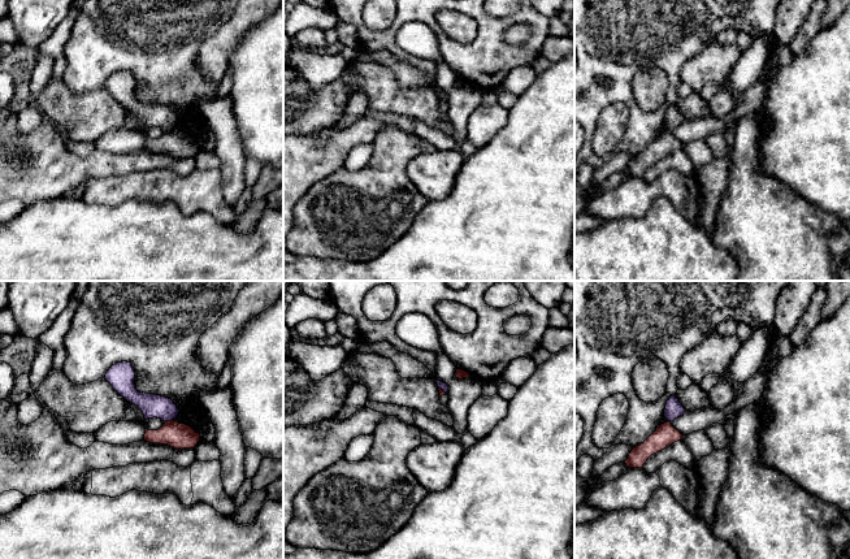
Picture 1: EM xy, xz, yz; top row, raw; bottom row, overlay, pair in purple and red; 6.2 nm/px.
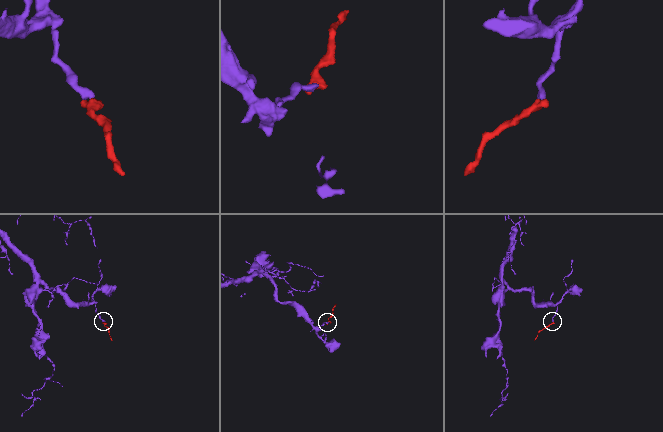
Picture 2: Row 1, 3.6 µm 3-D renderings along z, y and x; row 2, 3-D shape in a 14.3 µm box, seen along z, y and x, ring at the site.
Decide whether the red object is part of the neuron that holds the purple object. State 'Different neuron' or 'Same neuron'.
Different neuron

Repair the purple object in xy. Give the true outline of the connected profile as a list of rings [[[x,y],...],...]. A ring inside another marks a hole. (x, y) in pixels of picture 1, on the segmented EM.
[[[116,363],[109,368],[104,378],[121,396],[138,406],[146,420],[157,417],[164,421],[170,421],[175,419],[179,412],[172,399],[155,394],[139,393],[135,389],[135,372],[131,363]]]

